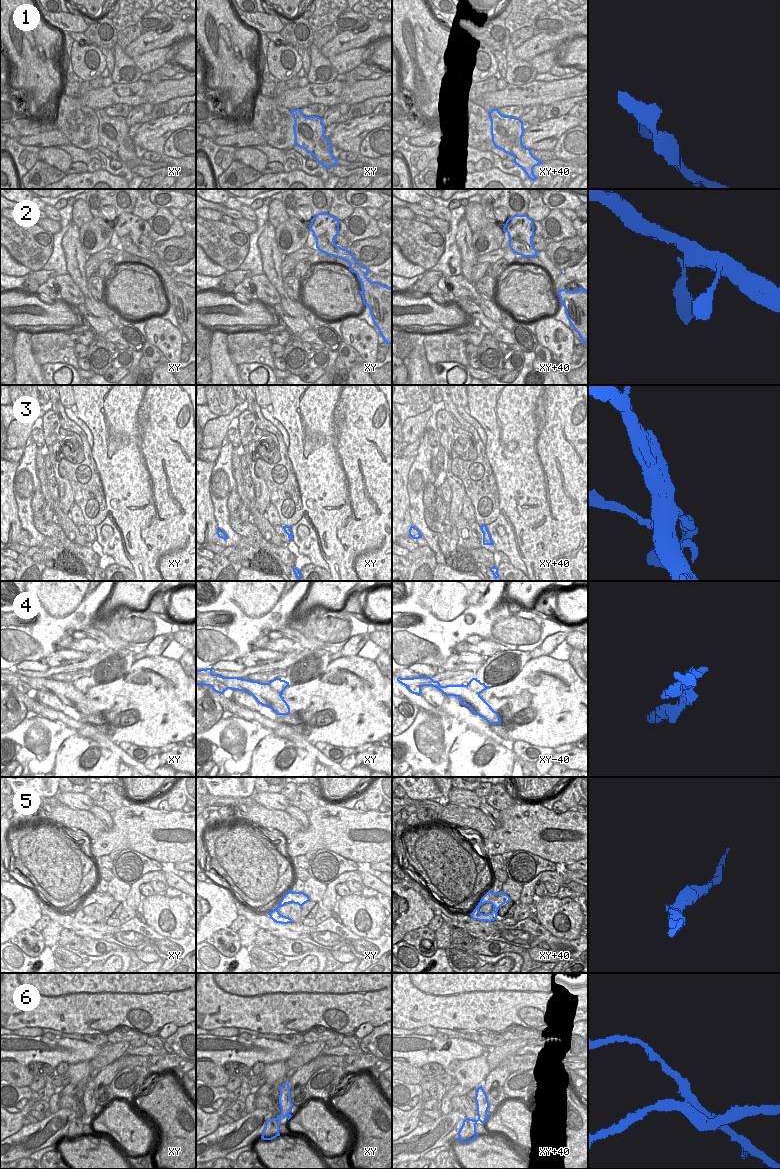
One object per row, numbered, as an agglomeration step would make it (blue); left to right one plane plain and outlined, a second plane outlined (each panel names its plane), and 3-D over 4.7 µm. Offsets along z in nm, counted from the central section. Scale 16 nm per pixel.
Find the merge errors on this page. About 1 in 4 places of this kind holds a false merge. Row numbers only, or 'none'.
6

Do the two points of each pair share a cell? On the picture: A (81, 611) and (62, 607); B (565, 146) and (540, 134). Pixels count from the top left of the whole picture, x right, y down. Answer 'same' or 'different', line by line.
A: different
B: different

